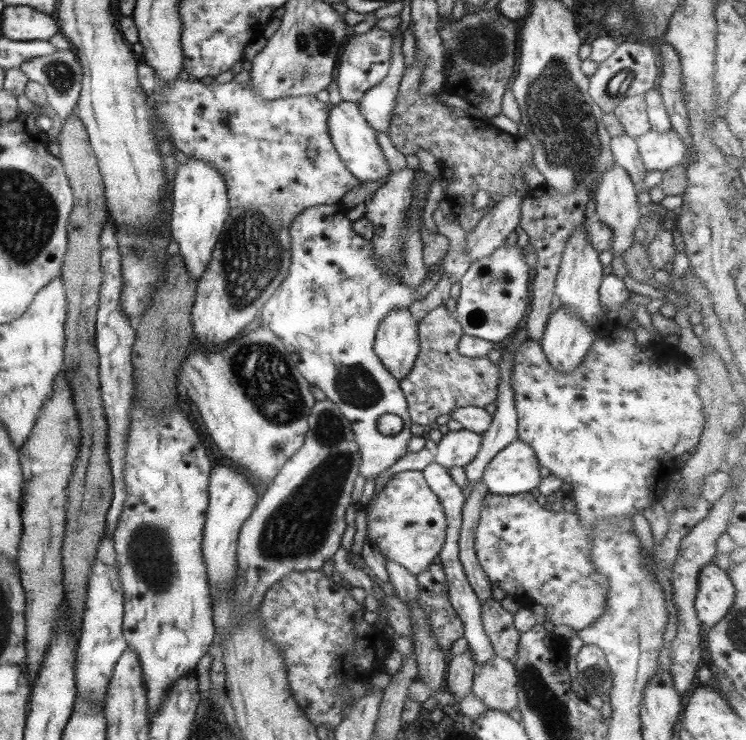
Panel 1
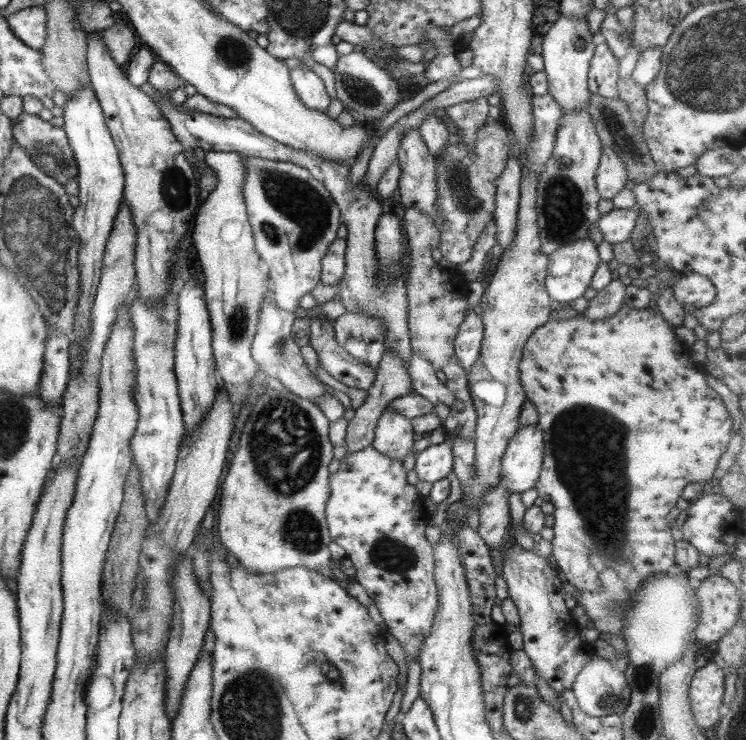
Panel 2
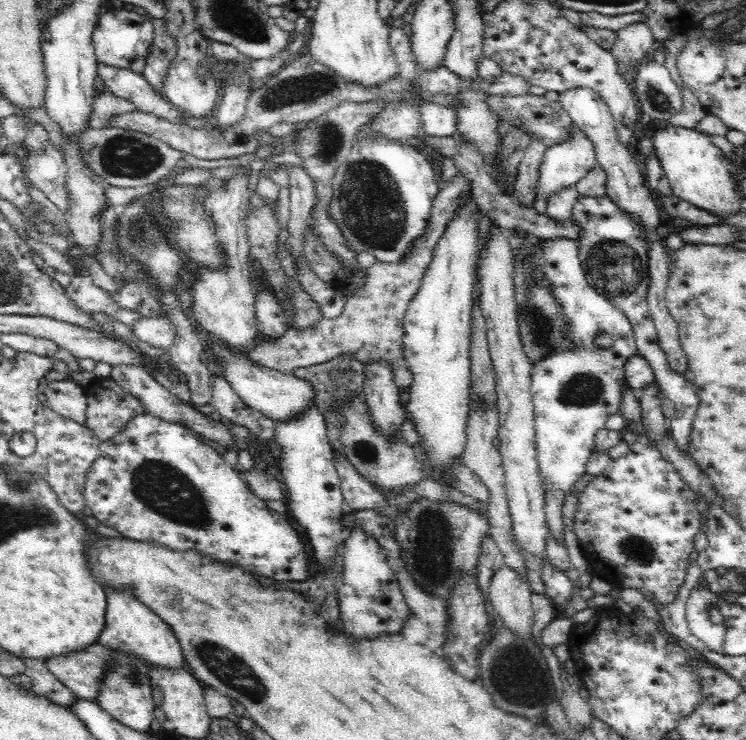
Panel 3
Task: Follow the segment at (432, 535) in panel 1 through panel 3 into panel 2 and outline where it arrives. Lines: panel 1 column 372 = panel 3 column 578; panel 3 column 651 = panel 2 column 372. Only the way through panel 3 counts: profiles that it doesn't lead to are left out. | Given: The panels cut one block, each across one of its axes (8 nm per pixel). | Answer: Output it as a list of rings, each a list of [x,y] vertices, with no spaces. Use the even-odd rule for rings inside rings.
[[[371,445],[345,454],[339,469],[329,474],[329,496],[324,515],[331,542],[346,552],[346,558],[355,568],[354,580],[359,583],[371,602],[377,607],[385,632],[396,638],[404,650],[405,664],[411,658],[419,662],[423,639],[429,635],[437,610],[437,595],[433,580],[433,549],[423,535],[429,513],[423,508],[421,495],[407,483],[406,471],[401,461],[391,459],[373,449]]]

